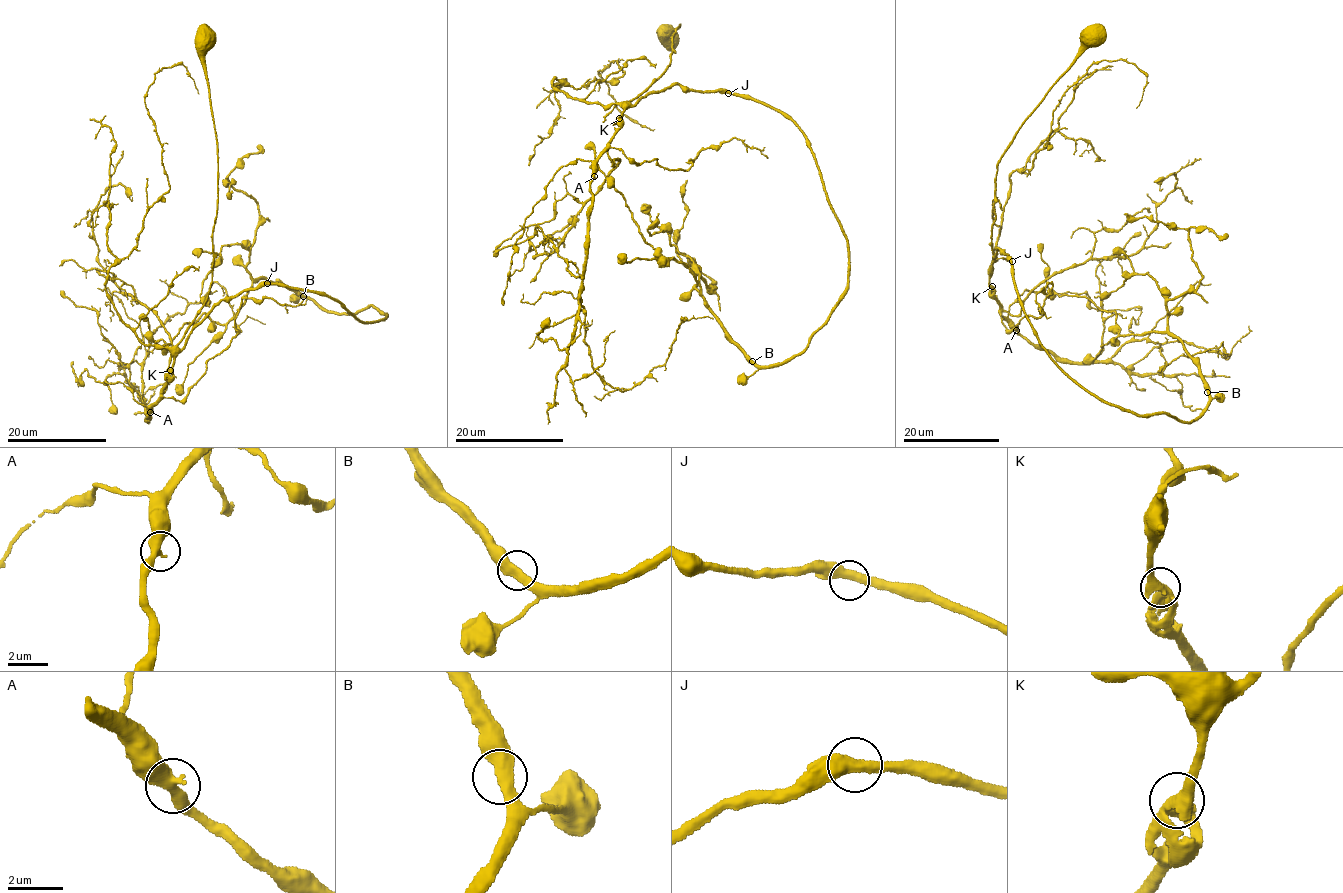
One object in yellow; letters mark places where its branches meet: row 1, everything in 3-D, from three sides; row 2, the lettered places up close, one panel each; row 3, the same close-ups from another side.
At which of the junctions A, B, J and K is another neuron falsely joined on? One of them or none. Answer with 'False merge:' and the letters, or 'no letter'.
False merge: no letter

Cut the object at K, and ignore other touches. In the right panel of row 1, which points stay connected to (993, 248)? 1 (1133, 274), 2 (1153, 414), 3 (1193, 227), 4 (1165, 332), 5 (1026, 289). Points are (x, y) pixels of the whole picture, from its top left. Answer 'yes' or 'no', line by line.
1: yes
2: yes
3: yes
4: yes
5: no

